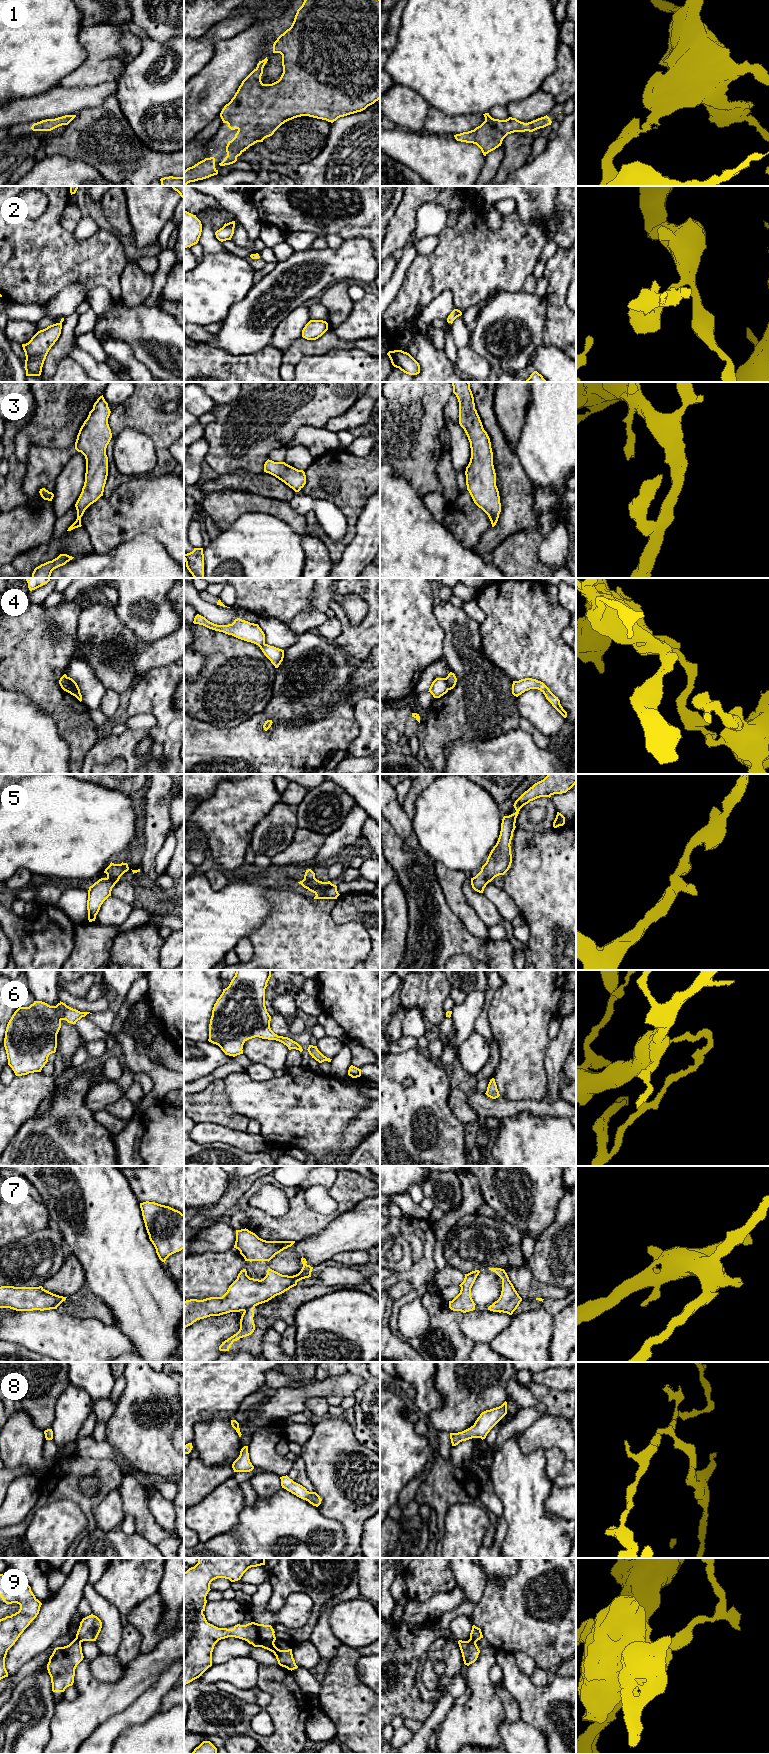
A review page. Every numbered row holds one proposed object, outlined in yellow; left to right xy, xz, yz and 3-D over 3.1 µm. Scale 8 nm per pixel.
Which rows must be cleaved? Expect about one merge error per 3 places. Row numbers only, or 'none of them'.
4, 7, 9

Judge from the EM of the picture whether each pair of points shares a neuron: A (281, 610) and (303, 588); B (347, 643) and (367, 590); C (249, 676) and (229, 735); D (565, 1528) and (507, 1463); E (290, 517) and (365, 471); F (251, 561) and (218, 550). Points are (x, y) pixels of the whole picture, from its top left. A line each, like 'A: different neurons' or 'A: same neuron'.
A: same neuron
B: same neuron
C: different neurons
D: same neuron
E: different neurons
F: same neuron

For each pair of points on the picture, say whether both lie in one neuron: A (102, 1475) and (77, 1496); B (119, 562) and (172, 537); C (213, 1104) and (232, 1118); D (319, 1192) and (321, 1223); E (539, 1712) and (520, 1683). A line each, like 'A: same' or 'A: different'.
A: same
B: different
C: same
D: different
E: same

